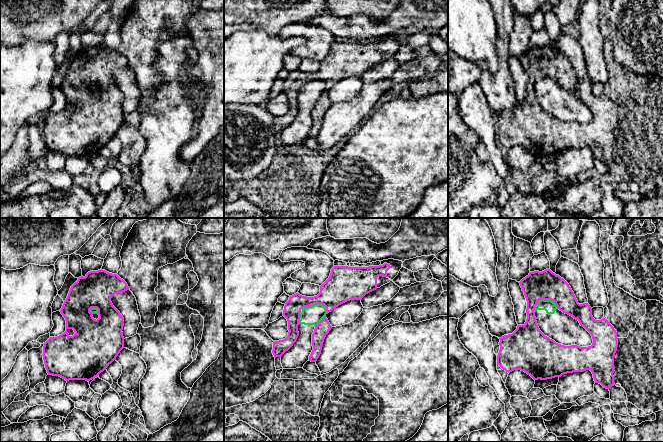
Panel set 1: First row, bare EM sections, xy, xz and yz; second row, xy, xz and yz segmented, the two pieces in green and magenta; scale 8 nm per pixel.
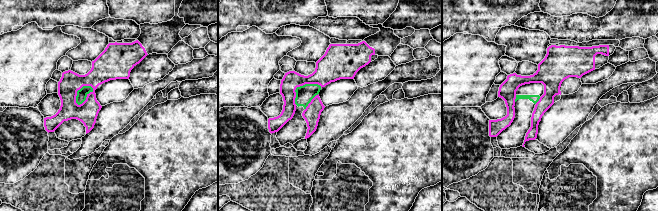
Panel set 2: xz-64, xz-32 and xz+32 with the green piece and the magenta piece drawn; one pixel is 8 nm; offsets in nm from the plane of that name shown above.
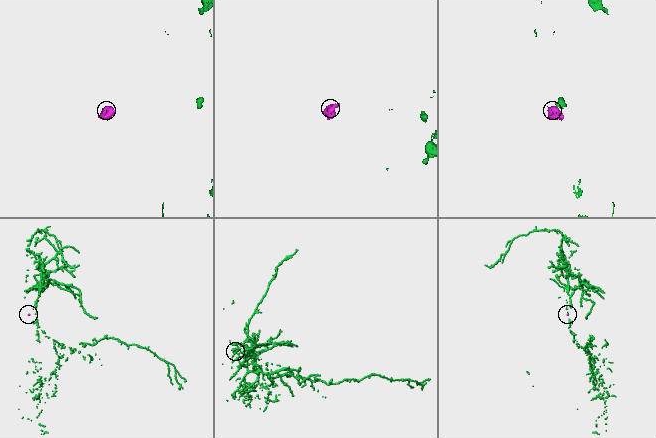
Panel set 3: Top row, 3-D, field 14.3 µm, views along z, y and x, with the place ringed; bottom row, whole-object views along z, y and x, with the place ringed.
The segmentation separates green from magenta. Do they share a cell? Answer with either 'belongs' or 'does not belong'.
does not belong

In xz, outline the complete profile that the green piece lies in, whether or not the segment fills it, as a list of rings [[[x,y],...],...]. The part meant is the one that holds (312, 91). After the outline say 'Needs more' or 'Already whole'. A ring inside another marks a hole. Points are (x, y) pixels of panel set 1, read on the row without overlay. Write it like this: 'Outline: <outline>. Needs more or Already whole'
Outline: [[[314,80],[301,85],[298,101],[299,112],[293,122],[281,132],[283,145],[302,144],[309,137],[313,126],[312,110],[326,90],[326,83],[322,80]]]. Needs more

